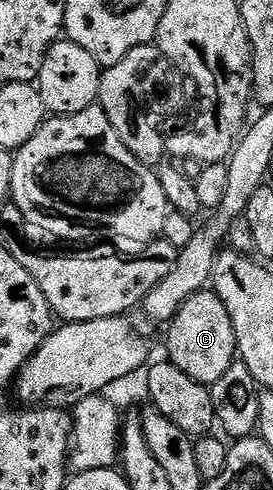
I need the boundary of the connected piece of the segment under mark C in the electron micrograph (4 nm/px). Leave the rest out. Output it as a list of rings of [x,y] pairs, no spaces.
[[[203,289],[195,293],[174,314],[168,330],[170,332],[166,335],[166,347],[170,350],[169,362],[184,369],[184,373],[188,373],[188,377],[192,377],[197,383],[211,385],[232,368],[238,355],[236,333],[232,329],[232,317],[228,317],[228,309],[224,309],[220,297],[213,290]]]

